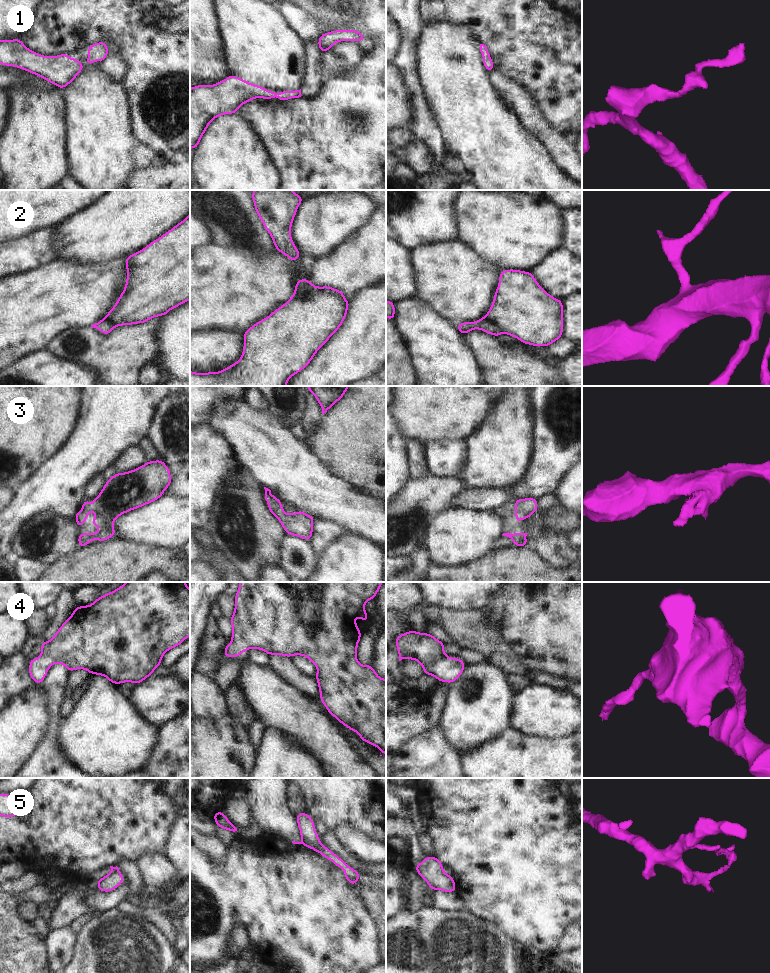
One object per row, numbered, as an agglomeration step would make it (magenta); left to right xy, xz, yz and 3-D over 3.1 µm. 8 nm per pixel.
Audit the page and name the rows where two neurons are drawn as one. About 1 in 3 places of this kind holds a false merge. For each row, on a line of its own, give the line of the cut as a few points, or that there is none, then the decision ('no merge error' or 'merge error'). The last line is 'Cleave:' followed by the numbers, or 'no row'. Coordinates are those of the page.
1: no cut | no merge error
2: xz (308, 280), (306, 292), (289, 301) | merge error
3: no cut | no merge error
4: no cut | no merge error
5: xz (319, 841), (312, 848) | merge error
Cleave: 2, 5

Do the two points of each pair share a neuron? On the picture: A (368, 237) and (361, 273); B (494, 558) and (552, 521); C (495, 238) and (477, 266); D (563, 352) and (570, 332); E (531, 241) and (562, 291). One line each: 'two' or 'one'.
A: one
B: two
C: two
D: two
E: two

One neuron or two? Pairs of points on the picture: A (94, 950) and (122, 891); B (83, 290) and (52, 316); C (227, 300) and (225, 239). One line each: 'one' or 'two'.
A: two
B: one
C: two

